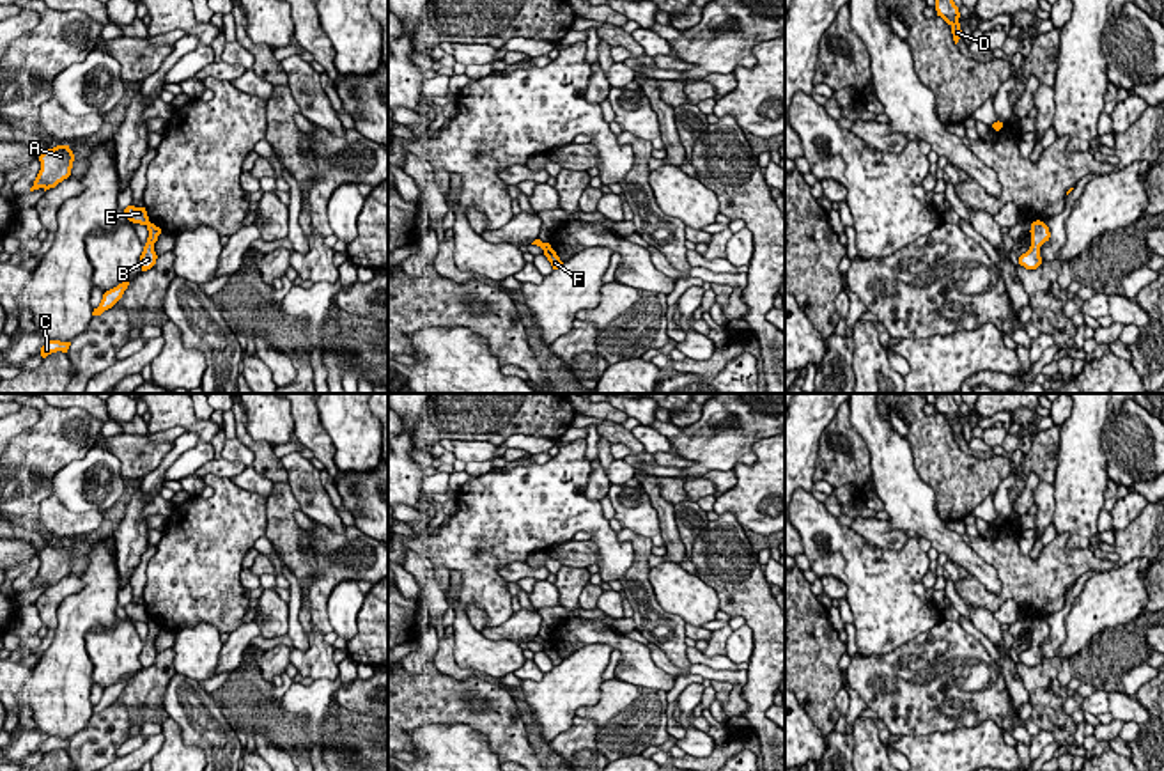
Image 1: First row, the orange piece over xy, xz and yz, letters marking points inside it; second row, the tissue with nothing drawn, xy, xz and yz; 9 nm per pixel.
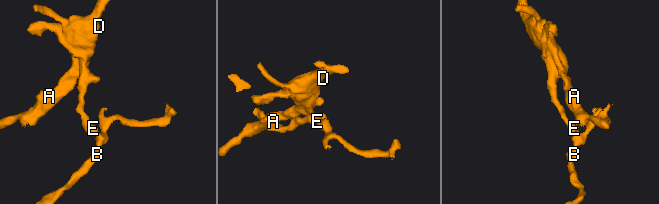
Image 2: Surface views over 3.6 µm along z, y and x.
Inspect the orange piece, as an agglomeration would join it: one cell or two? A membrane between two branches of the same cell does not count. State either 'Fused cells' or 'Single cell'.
Fused cells

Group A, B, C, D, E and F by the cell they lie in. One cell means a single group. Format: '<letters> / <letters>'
A D E / B C F

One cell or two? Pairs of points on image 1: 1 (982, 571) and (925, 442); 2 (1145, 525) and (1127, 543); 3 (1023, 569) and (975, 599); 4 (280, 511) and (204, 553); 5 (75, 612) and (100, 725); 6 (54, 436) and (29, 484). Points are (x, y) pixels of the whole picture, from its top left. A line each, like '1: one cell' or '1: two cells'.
1: two cells
2: one cell
3: one cell
4: two cells
5: two cells
6: one cell

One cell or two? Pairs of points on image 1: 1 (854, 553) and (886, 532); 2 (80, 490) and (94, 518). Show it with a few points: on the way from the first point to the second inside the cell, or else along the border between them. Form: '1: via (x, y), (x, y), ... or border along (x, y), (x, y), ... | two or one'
1: border along (849, 527), (886, 550), (909, 539) | two
2: border along (52, 495), (71, 511), (103, 513) | two

